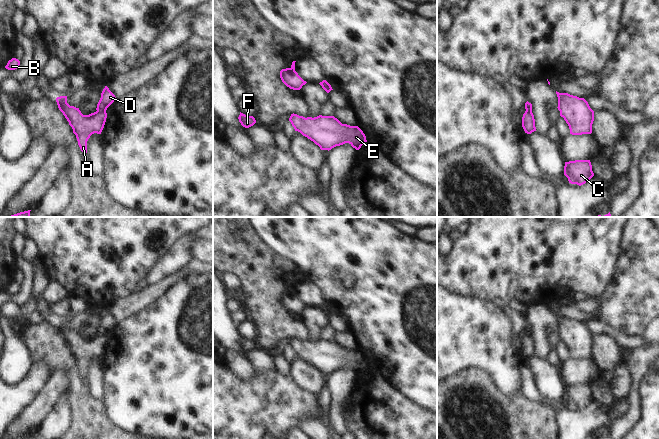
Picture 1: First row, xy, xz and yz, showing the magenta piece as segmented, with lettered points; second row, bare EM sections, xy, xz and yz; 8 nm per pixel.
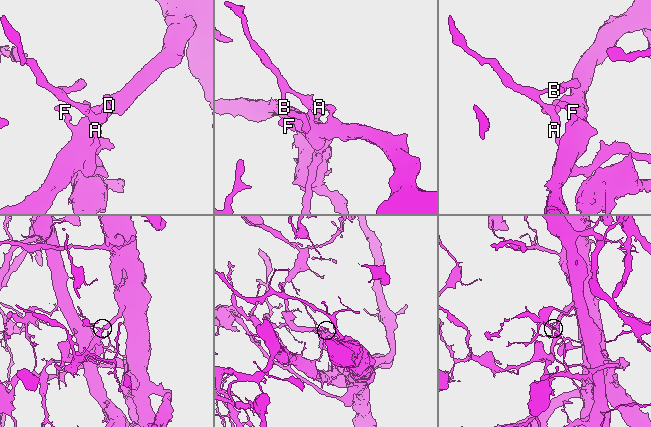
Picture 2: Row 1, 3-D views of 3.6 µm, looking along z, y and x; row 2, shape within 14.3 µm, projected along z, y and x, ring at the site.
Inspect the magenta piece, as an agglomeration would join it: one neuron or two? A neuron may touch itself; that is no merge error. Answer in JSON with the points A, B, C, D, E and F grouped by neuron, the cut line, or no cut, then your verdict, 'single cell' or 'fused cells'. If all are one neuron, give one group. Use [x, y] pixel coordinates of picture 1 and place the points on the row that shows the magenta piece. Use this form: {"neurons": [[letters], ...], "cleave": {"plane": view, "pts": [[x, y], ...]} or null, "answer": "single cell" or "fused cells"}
{"neurons": [["A", "B"], ["C", "D", "E", "F"]], "cleave": {"plane": "xy", "pts": [[97, 110], [105, 112]]}, "answer": "fused cells"}

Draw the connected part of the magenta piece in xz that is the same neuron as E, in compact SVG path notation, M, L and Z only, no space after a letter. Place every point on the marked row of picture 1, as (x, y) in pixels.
M291 114L289 121L295 131L313 141L321 150L331 150L349 143L359 150L367 142L366 136L358 126L342 124L334 116L303 117Z

